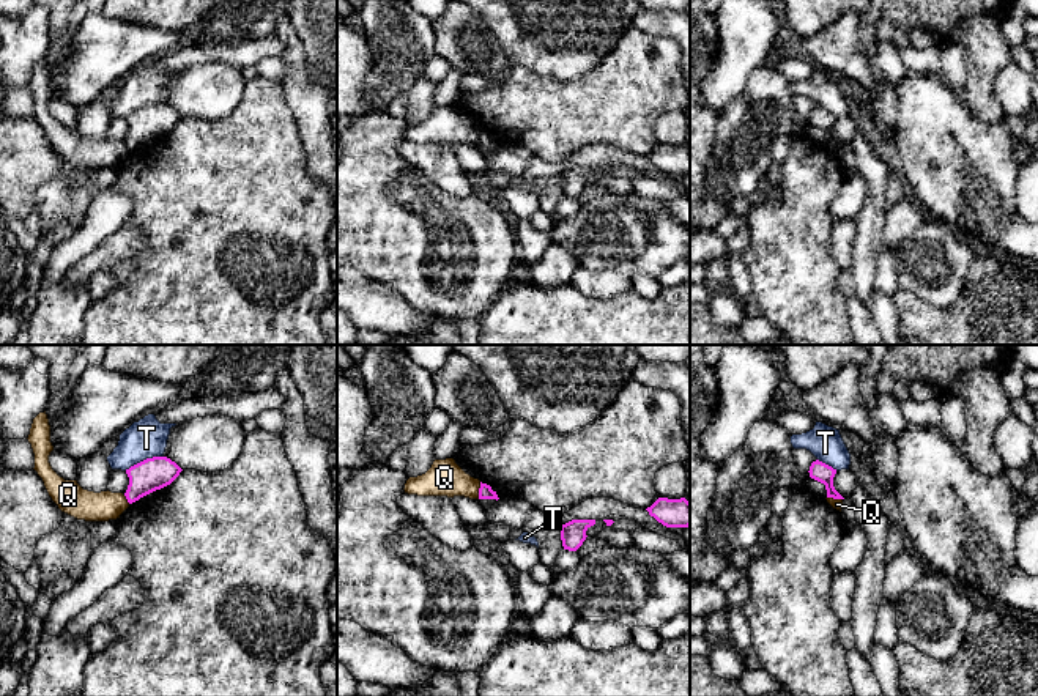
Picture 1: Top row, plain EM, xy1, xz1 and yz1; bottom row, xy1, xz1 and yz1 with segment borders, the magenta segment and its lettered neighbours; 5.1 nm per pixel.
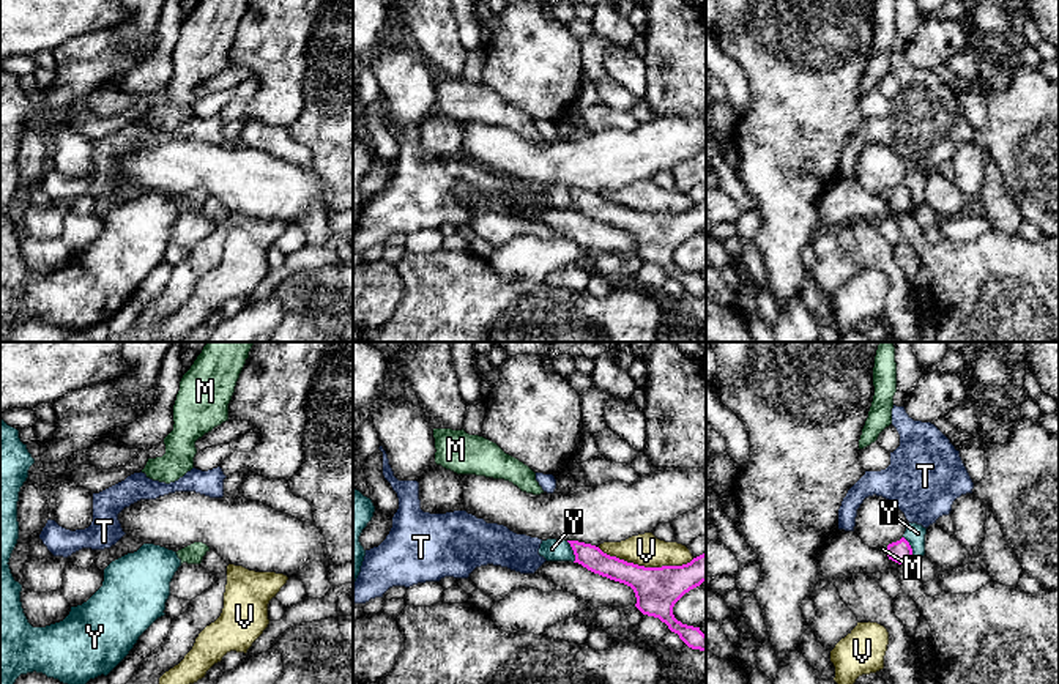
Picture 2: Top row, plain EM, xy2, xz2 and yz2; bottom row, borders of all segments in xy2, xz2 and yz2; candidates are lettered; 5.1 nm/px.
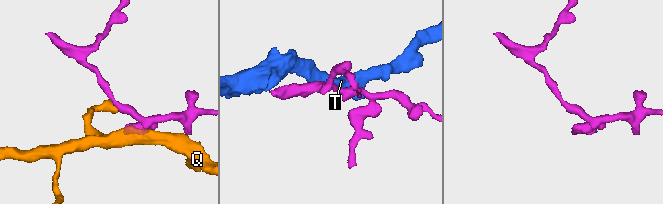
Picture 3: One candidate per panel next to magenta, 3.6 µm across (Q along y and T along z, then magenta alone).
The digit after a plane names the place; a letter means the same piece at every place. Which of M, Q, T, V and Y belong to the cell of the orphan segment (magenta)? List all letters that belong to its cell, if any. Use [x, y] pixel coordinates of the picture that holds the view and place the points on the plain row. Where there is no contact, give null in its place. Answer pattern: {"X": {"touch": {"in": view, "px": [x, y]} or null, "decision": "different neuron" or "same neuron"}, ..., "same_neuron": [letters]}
{"M": {"touch": {"in": "yz2", "px": [886, 196]}, "decision": "same neuron"}, "Q": {"touch": {"in": "xz1", "px": [479, 137]}, "decision": "different neuron"}, "T": {"touch": {"in": "xy1", "px": [144, 107]}, "decision": "different neuron"}, "V": {"touch": {"in": "xz2", "px": [646, 215]}, "decision": "different neuron"}, "Y": {"touch": {"in": "yz2", "px": [911, 197]}, "decision": "different neuron"}, "same_neuron": ["M"]}

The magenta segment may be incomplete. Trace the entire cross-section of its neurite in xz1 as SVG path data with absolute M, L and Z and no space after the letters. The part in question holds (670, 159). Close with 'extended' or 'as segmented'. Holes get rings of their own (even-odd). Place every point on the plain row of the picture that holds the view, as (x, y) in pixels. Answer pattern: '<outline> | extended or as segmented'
M658 145L646 156L651 164L666 175L688 175L690 173L690 150L685 145L668 146Z | as segmented

